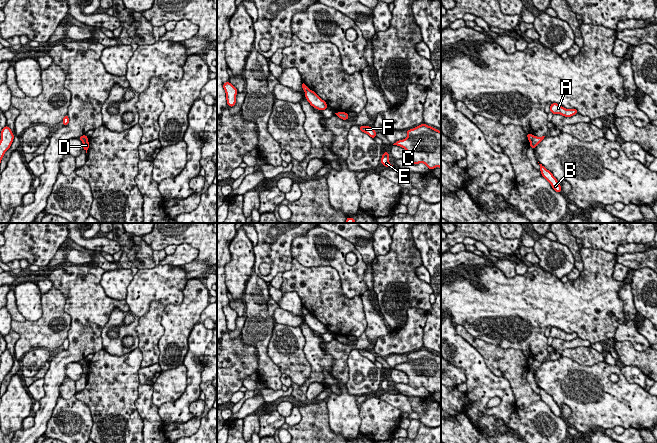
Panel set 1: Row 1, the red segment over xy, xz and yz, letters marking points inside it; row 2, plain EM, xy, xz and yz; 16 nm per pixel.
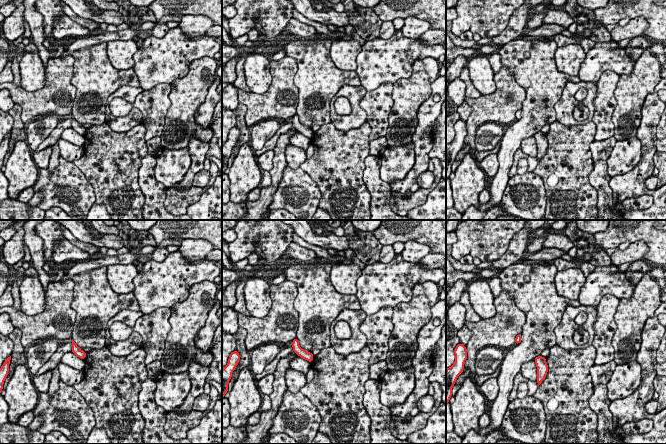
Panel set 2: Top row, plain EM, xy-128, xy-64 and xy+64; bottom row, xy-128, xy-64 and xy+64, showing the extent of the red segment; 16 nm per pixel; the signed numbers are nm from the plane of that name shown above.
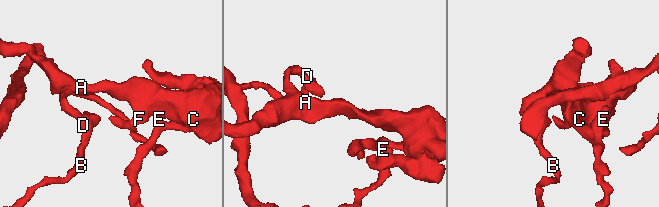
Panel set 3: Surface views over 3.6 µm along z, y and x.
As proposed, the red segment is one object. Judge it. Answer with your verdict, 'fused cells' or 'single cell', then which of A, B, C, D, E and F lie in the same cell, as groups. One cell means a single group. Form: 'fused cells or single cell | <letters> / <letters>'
fused cells | A C F / B D E

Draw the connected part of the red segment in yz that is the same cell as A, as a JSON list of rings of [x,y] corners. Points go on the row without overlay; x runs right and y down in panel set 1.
[[[551,327],[550,336],[553,338],[560,338],[565,341],[571,341],[578,337],[575,332],[568,334],[557,327]]]

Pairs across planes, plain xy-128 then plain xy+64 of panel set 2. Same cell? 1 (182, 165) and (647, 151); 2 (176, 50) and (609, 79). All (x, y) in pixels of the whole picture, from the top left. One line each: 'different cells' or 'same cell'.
1: different cells
2: different cells

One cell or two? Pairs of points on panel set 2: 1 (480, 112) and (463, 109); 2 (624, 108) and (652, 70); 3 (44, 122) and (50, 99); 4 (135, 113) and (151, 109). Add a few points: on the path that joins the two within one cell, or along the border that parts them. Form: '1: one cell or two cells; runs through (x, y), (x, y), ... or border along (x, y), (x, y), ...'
1: two cells; border along (464, 101), (472, 108), (472, 112), (465, 121)
2: one cell; runs through (630, 99), (631, 91), (643, 79)
3: two cells; border along (60, 117), (43, 114), (32, 120)
4: two cells; border along (133, 106), (140, 111), (142, 122)

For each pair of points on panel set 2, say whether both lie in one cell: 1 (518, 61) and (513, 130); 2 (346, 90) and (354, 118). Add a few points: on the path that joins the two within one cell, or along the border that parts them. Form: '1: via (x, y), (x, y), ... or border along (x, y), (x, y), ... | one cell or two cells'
1: via (535, 79), (535, 110), (531, 114) | one cell
2: via (353, 95), (355, 97), (355, 111) | one cell

